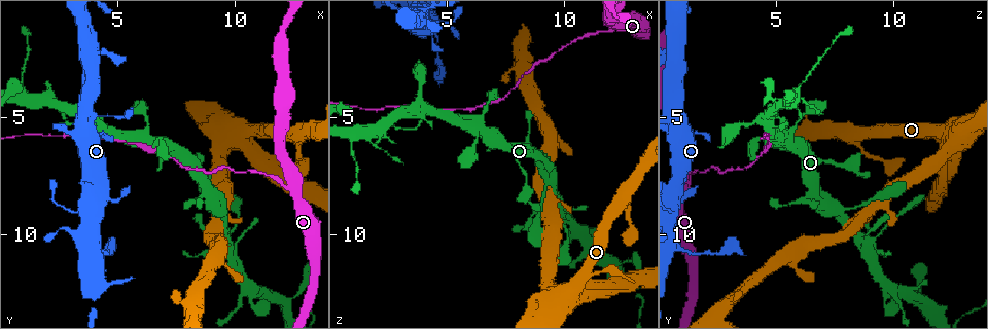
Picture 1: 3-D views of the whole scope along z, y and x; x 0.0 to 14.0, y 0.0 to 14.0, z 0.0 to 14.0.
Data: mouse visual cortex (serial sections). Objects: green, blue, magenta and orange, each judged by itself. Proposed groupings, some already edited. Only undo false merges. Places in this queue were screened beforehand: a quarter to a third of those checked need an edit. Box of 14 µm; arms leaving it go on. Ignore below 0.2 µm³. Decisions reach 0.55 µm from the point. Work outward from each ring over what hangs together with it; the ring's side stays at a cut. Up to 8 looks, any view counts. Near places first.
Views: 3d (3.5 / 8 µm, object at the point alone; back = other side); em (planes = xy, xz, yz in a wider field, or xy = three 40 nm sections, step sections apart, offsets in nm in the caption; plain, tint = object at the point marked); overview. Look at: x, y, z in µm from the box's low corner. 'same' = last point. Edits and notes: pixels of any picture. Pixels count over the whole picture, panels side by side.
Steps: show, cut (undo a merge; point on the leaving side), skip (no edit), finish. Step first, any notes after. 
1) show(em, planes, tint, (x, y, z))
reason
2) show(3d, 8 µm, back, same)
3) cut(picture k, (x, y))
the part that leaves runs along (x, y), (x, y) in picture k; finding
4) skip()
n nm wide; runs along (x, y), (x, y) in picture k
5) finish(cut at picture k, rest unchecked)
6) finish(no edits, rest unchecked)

show(3d, 8 µm, (12.6, 8.1, 1.0))
two arms in line, one across

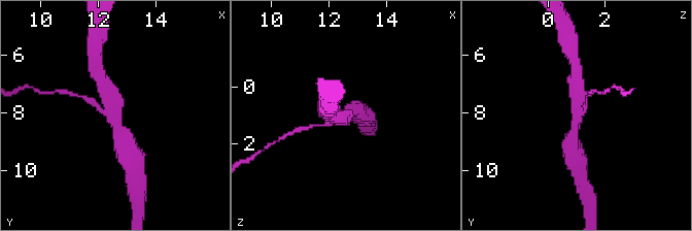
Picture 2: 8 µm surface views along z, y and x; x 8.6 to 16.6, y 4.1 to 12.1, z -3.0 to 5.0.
show(em, xy, step 3, tint, (12.5, 8.2, 1.1))
3 arms; arms of 150, 450, 600 nm; now the EM

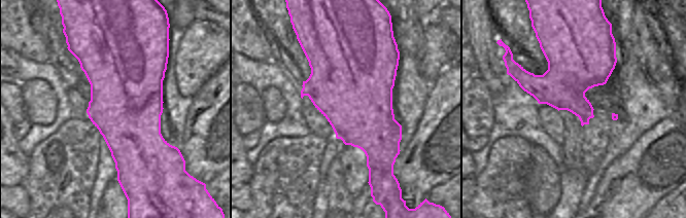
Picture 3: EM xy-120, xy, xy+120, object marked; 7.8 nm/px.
skip()
all the same cell

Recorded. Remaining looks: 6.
show(3d, 8 µm, back, (9.7, 10.1, 8.6))
arms part here

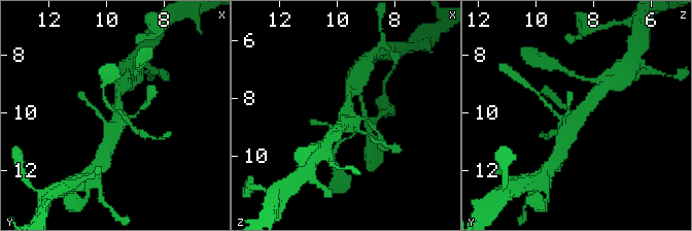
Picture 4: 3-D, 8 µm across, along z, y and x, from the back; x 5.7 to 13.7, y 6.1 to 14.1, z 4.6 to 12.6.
show(3d, 3.5 µm, (9.7, 10.1, 8.6))

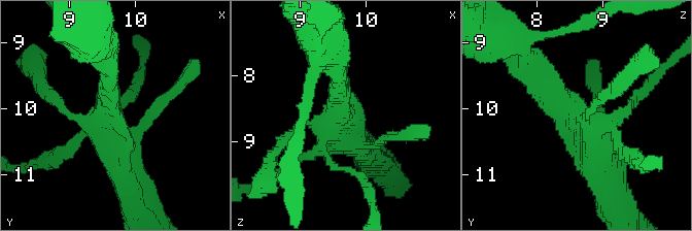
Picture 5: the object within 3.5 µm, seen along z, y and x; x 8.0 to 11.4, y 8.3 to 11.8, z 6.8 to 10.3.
show(em, xy, step 3, tint, (9.65, 10.20, 8.65))

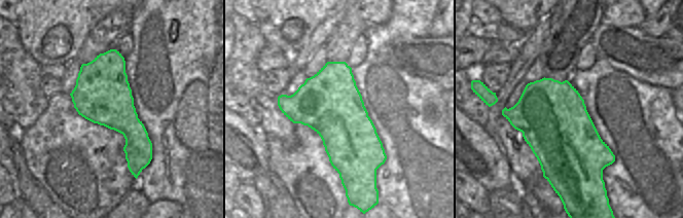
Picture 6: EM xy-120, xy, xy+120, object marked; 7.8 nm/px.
skip()
runs along (527, 71), (596, 140), (612, 178) in picture 5; all the same cell

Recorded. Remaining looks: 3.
show(3d, 3.5 µm, (5.6, 6.0, 4.6))
thin neck

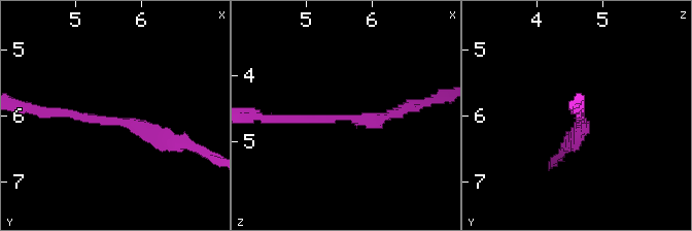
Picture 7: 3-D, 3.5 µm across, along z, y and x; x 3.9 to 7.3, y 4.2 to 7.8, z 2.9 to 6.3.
show(em, xy, step 3, tint, (5.55, 6.05, 4.65))
need the tissue

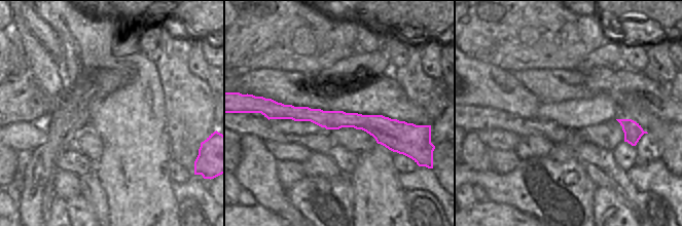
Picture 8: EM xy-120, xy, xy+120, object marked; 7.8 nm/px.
skip()
runs along (171, 142), (120, 120), (41, 110) in picture 7; continuous, no second cell

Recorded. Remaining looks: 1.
finish(no edits, rest unchecked)

